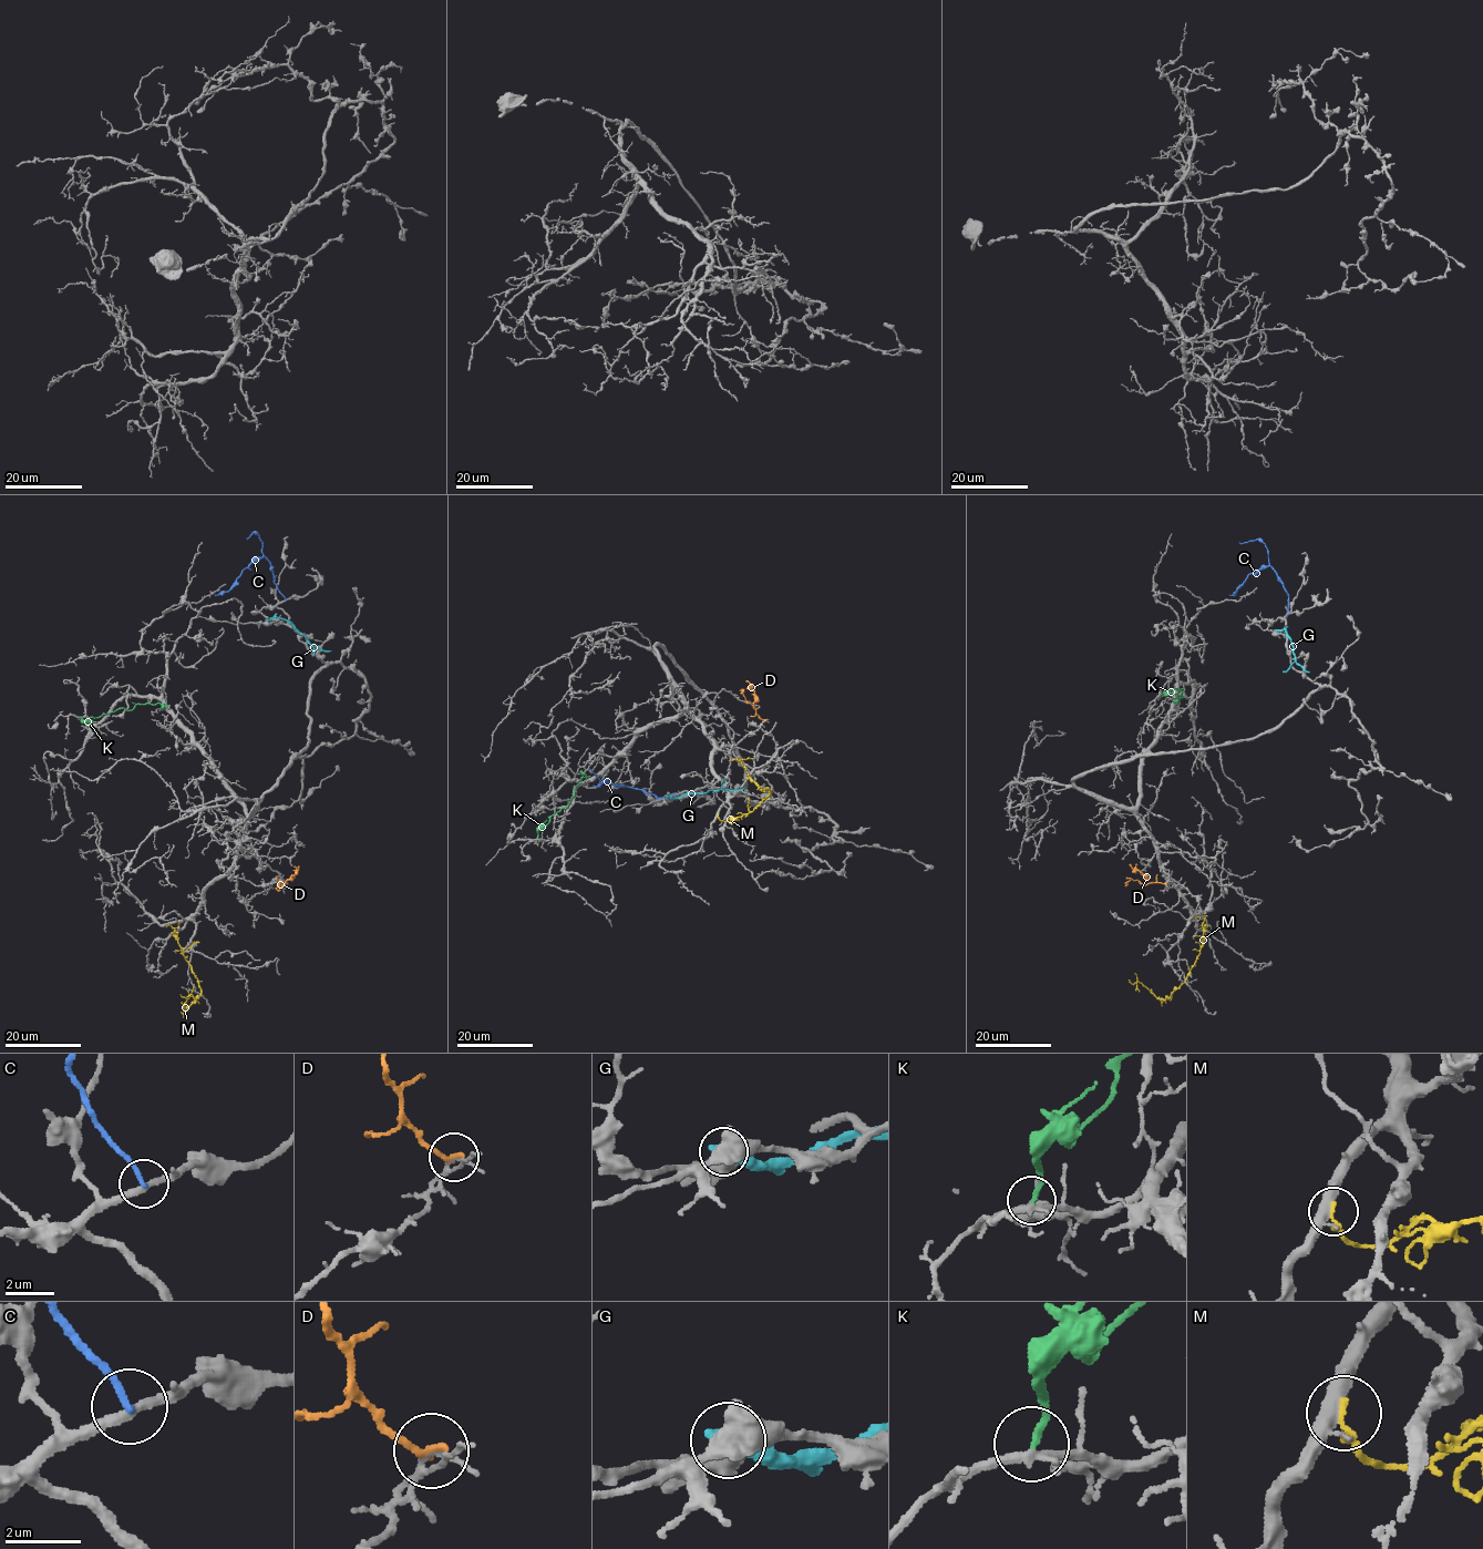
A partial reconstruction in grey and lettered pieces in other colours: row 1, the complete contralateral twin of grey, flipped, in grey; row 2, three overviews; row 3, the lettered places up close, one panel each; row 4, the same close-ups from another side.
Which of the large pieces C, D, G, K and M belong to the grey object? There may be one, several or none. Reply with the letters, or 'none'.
none

